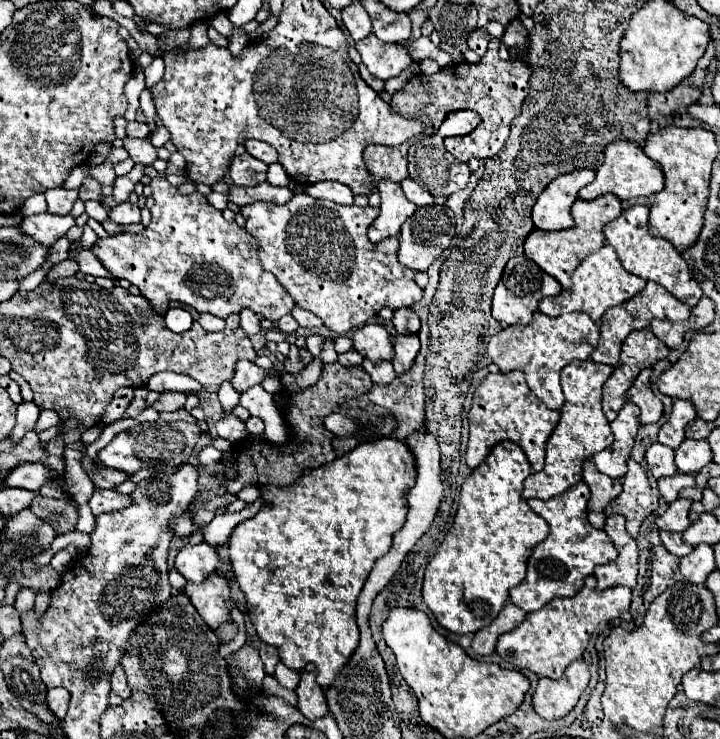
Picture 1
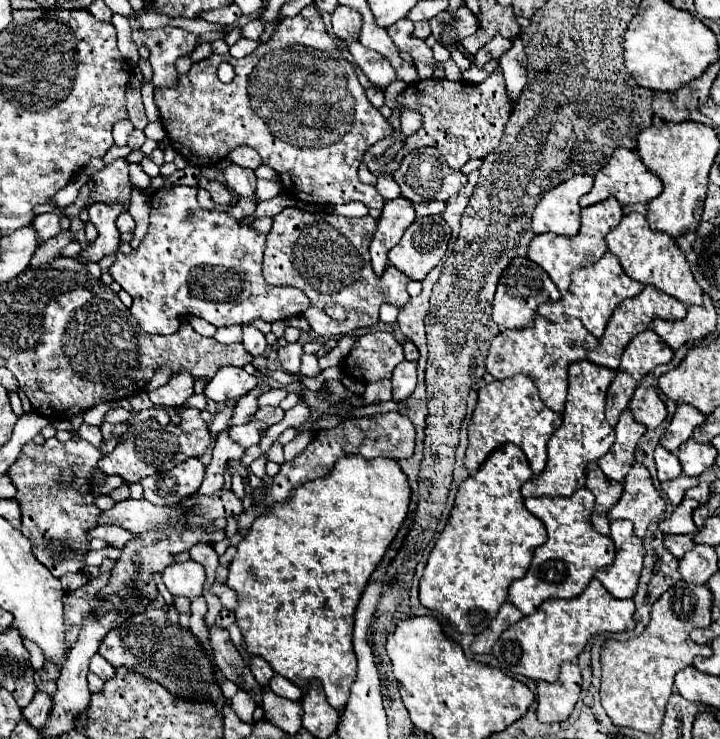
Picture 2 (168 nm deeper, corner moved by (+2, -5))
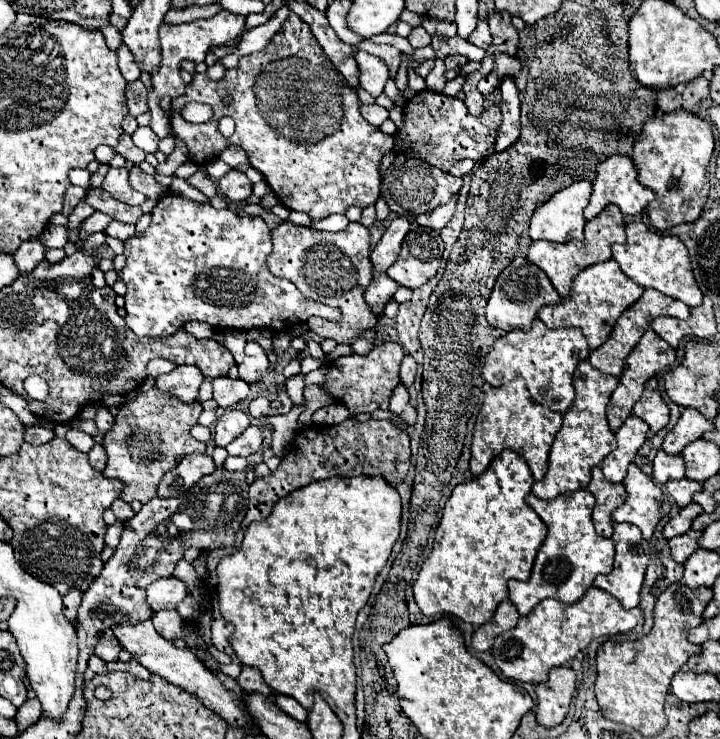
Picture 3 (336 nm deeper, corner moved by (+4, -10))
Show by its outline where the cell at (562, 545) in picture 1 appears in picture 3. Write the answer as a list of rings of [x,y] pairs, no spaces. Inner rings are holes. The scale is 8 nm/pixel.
[[[588,490],[560,494],[552,500],[540,500],[528,494],[526,502],[548,526],[548,536],[536,554],[530,578],[526,582],[508,582],[508,598],[522,616],[528,614],[544,598],[556,598],[564,604],[578,602],[592,586],[594,578],[598,574],[608,574],[614,564],[614,542],[610,538],[598,536],[594,530],[594,496]]]

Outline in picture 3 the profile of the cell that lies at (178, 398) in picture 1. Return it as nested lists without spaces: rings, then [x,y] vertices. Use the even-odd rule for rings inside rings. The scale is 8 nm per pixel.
[[[176,366],[170,374],[156,378],[156,388],[166,396],[188,404],[198,398],[202,378],[204,376],[196,366]]]

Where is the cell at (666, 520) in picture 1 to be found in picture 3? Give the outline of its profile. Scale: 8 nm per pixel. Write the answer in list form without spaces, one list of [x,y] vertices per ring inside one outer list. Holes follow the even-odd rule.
[[[692,502],[692,504],[688,504],[688,506],[684,506],[684,508],[682,508],[674,518],[670,518],[670,522],[664,526],[664,530],[662,530],[664,538],[670,540],[670,538],[674,538],[674,536],[686,534],[686,532],[690,530],[692,520],[694,520],[698,514],[702,514],[702,508],[700,508],[698,504]]]

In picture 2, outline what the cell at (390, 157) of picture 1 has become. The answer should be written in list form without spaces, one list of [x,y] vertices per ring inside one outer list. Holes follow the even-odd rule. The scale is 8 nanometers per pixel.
[[[500,67],[492,75],[488,75],[486,81],[478,85],[468,81],[454,83],[448,79],[426,79],[426,81],[410,83],[398,95],[398,107],[392,111],[392,117],[390,117],[394,133],[388,139],[378,141],[374,147],[370,147],[370,151],[366,151],[364,155],[364,163],[374,175],[394,173],[400,167],[406,153],[414,149],[422,149],[422,147],[436,147],[452,169],[460,169],[466,161],[484,159],[488,153],[492,153],[498,147],[510,113],[512,113],[512,103],[506,95],[506,85],[504,85]],[[404,107],[414,109],[422,115],[422,127],[410,137],[404,137],[400,131],[400,113]],[[398,139],[406,141],[404,147],[388,163],[380,163],[378,159],[384,157],[386,149],[392,147]]]

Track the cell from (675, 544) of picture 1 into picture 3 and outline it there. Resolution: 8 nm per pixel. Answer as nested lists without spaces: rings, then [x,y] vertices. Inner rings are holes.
[[[684,534],[684,536],[676,536],[676,538],[668,540],[668,546],[672,550],[672,558],[682,564],[698,548],[698,542],[694,538],[690,538],[688,534]]]

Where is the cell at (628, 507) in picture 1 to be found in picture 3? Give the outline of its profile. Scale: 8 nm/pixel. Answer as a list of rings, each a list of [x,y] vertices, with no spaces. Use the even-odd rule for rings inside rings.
[[[628,466],[628,476],[624,478],[628,492],[626,502],[614,510],[614,522],[628,522],[640,528],[644,540],[650,540],[654,526],[670,512],[670,502],[666,494],[636,466]]]

